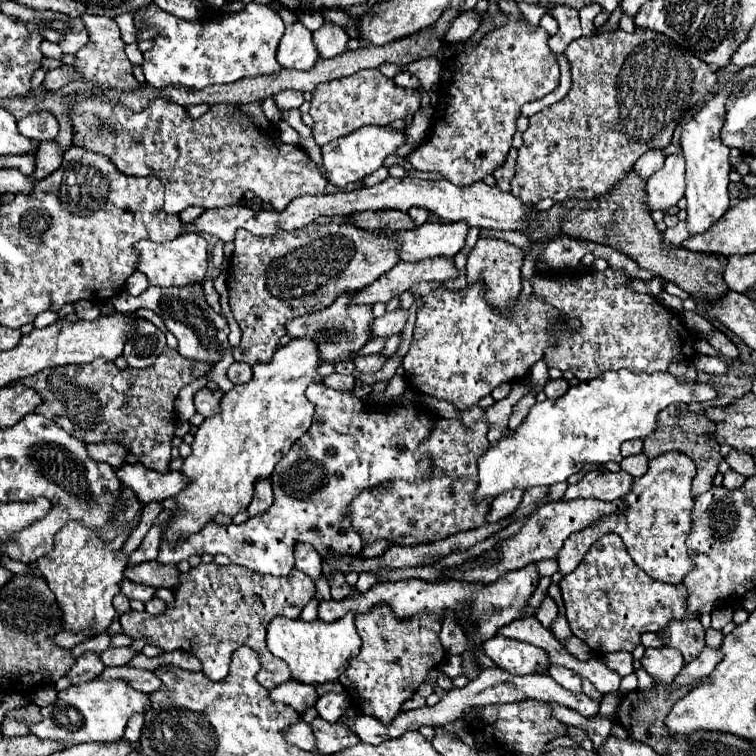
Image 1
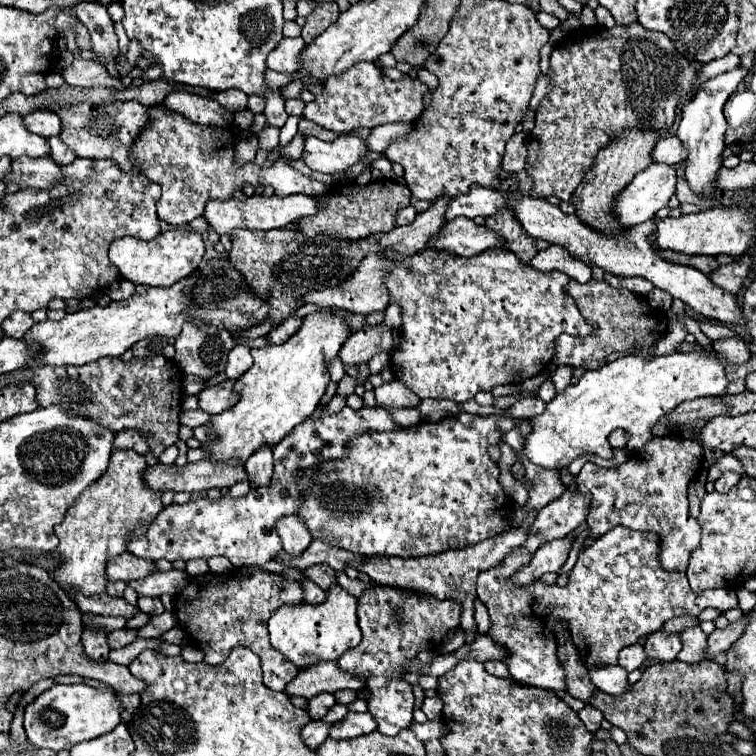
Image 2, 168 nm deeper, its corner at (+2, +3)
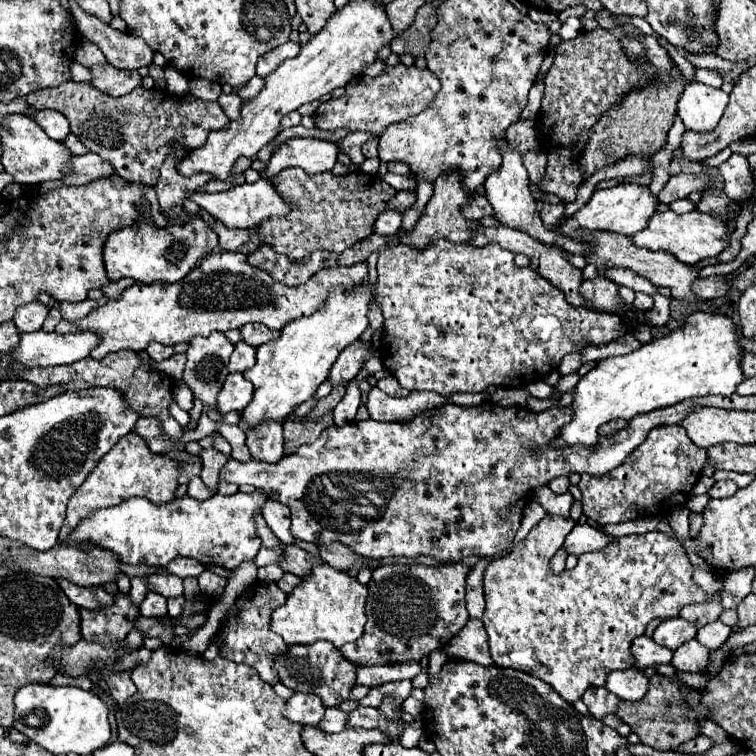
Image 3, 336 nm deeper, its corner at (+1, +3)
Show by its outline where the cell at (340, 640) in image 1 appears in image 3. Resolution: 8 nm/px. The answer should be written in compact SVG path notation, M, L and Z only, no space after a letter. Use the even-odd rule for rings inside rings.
M315 564L311 578L297 586L287 602L279 606L271 616L271 630L279 634L287 646L313 644L317 640L329 640L335 648L347 642L355 642L365 628L365 598L367 586L359 584L347 572L329 568L327 564Z

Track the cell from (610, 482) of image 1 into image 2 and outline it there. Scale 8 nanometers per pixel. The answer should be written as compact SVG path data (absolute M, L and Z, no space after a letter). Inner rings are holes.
M564 492L538 512L536 522L532 524L534 534L530 534L526 550L518 550L518 554L510 554L502 566L494 566L494 570L478 574L478 598L488 608L492 622L488 634L506 650L504 664L516 682L552 692L566 690L566 672L558 660L557 639L551 628L551 624L556 622L562 622L568 628L582 664L588 666L588 670L594 670L598 666L616 664L622 648L636 644L640 636L662 630L664 622L674 616L698 616L704 608L718 608L726 612L738 604L736 592L726 588L712 588L702 594L694 594L684 572L668 572L662 568L658 558L660 538L656 536L654 542L648 534L630 528L612 528L604 536L596 538L594 546L588 546L578 554L572 574L574 594L570 586L562 590L556 584L546 586L542 580L530 586L514 586L510 578L532 560L540 544L572 534L572 530L584 522L589 505L588 496L578 492L574 498Z

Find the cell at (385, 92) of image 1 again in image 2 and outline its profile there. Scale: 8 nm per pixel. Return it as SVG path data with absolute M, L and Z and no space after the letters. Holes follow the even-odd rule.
M358 62L340 76L334 76L324 82L322 94L314 102L306 104L304 118L320 124L326 130L348 134L354 128L376 128L392 122L414 122L424 110L424 94L428 86L418 78L404 74L400 80L386 78L376 64Z

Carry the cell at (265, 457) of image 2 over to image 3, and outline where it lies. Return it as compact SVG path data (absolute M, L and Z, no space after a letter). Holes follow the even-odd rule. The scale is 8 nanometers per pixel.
M265 422L259 430L247 434L247 448L253 460L261 462L279 462L283 458L283 430L275 422Z

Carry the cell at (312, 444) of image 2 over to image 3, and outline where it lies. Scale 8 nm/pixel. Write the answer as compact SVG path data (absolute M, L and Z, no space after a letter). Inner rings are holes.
M259 488L251 494L215 494L207 500L185 496L163 506L155 506L147 502L147 498L129 498L119 506L97 510L95 516L83 520L77 530L73 530L71 538L109 548L125 564L167 566L173 558L185 556L201 564L219 564L233 570L241 562L253 560L261 548L255 516L263 510L267 498L271 498L271 494Z

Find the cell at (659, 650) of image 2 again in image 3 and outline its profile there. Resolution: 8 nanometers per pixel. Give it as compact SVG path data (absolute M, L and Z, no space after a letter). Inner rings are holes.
M671 618L663 620L653 634L653 640L659 646L665 646L669 650L677 650L683 642L691 640L697 634L697 628L691 626L689 622L683 622L683 618Z

